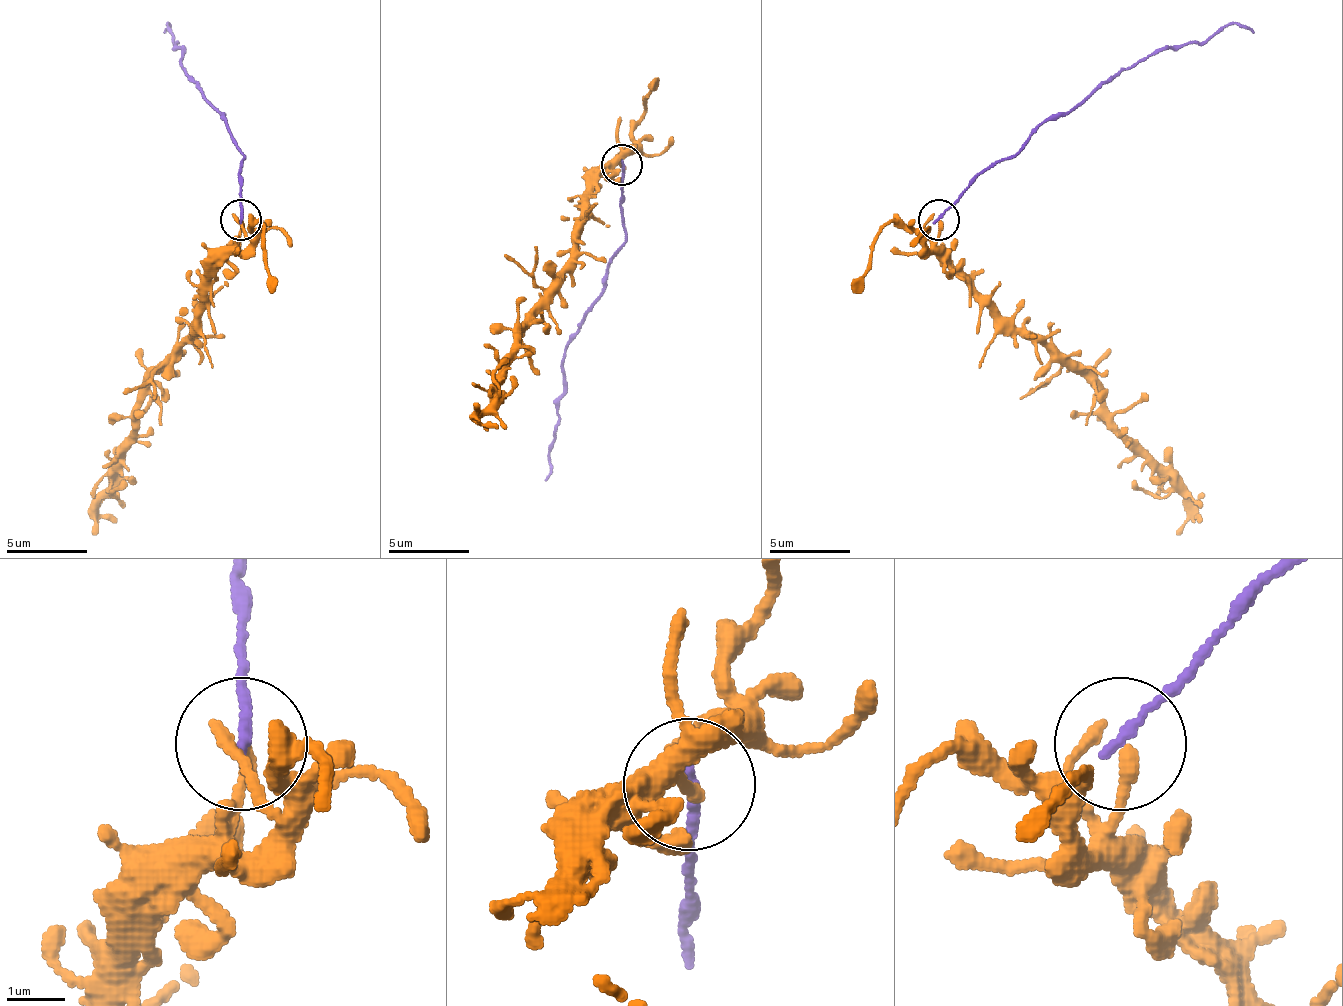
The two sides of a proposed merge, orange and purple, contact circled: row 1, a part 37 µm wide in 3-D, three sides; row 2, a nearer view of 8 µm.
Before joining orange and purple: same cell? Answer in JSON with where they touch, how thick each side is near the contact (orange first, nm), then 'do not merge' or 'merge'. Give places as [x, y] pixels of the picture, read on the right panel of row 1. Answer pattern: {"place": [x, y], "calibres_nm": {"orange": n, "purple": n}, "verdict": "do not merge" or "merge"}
{"place": [938, 220], "calibres_nm": {"orange": 240, "purple": 160}, "verdict": "do not merge"}

